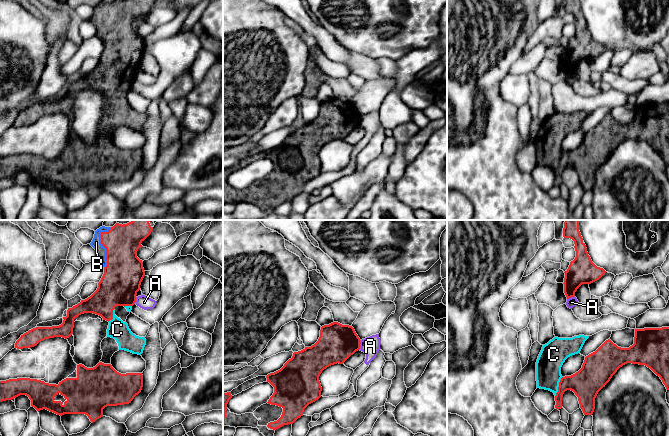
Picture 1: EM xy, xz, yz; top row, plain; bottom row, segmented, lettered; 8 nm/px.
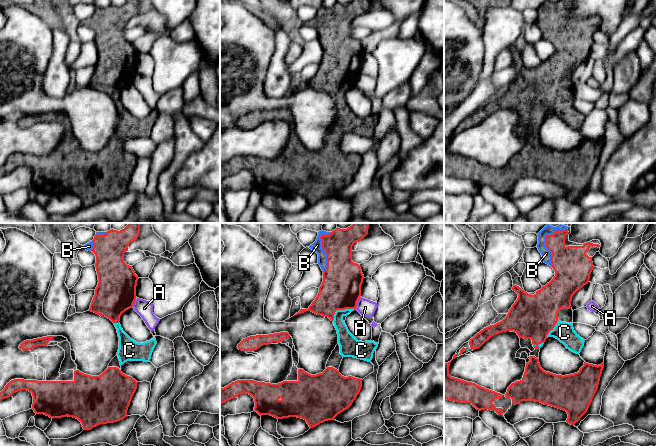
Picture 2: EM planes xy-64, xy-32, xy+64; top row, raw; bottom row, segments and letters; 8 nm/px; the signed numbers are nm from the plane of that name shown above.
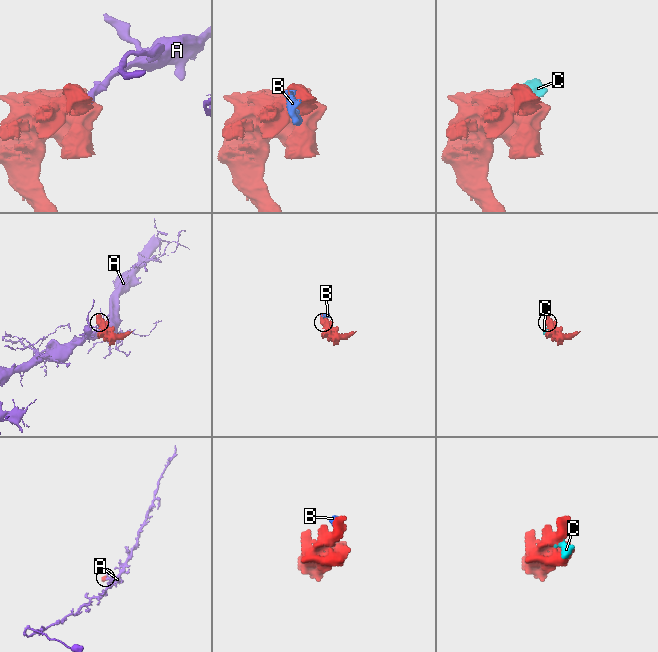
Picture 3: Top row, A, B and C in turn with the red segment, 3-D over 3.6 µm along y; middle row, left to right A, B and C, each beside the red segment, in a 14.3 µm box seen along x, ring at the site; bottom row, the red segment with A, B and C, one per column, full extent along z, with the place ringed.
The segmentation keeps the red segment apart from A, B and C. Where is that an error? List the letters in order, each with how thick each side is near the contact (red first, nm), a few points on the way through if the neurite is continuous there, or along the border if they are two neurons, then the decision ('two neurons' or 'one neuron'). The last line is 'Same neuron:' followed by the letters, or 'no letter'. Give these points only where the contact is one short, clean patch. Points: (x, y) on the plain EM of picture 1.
A: 300/150 nm | along xz (360, 116), (360, 123), (358, 125) | two neurons
B: 280/80 nm | one neuron
C: 240/200 nm | one neuron
Same neuron: B, C

